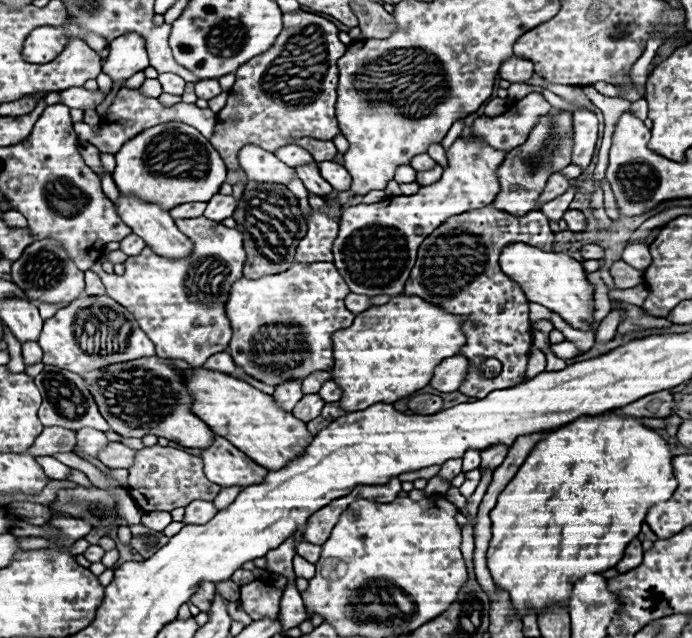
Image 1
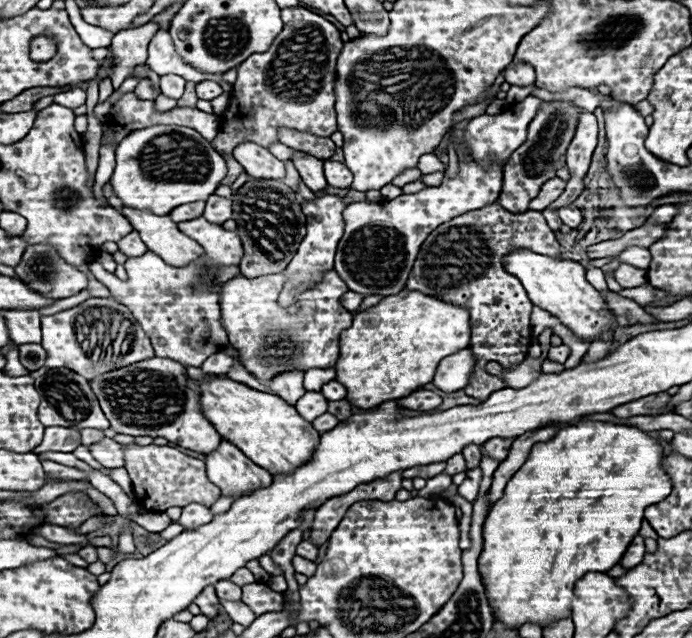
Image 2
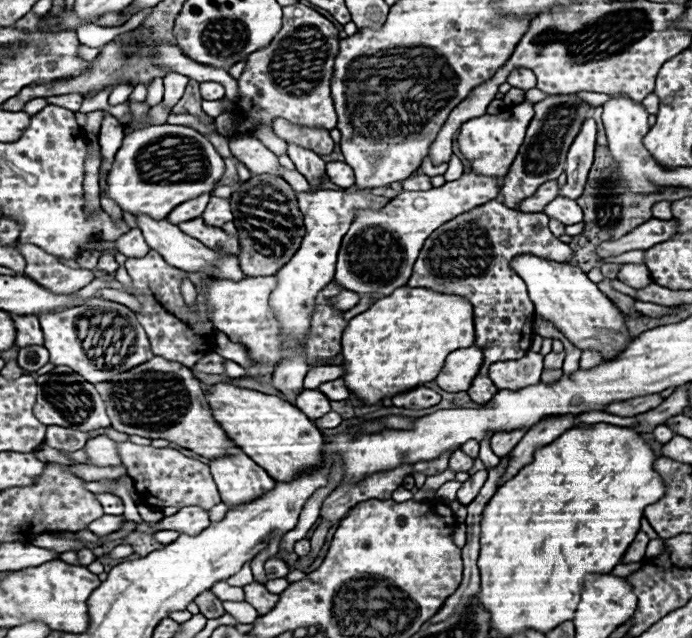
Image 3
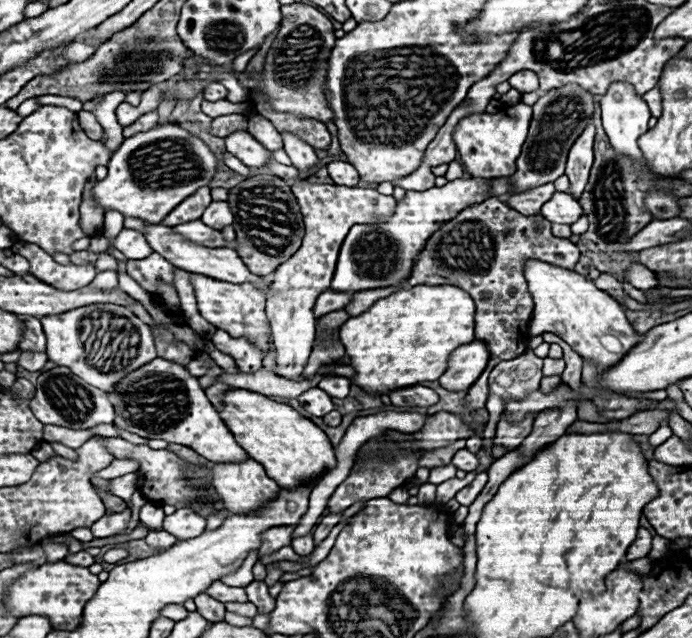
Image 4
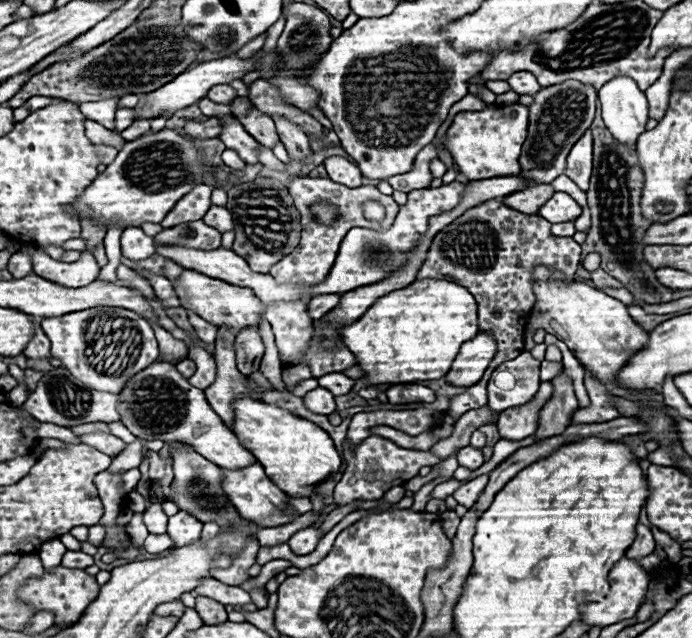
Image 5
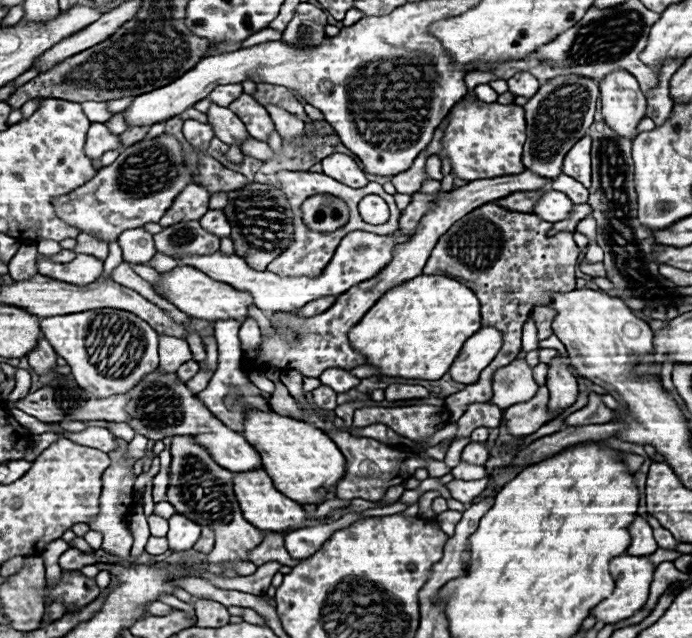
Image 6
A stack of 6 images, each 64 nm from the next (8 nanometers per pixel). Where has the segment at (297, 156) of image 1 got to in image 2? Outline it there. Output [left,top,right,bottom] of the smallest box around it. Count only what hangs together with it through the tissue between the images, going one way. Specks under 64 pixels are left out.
[268,142,292,160]

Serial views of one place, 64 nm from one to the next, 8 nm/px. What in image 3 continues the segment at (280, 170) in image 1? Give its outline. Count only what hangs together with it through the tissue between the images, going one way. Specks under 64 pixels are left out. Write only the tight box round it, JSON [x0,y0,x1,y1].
[230,134,278,174]

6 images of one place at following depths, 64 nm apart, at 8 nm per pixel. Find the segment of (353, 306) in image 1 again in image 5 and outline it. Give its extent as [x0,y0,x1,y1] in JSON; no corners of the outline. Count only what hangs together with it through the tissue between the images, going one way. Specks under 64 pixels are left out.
[308,294,340,320]

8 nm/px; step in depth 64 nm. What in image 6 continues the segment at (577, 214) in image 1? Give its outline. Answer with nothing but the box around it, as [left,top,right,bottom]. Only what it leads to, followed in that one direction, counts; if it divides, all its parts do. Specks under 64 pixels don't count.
[534,190,572,222]

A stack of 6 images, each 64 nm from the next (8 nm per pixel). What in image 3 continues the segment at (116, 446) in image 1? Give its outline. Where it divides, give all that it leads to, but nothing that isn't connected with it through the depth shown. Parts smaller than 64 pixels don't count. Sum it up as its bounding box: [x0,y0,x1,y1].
[84,436,120,466]

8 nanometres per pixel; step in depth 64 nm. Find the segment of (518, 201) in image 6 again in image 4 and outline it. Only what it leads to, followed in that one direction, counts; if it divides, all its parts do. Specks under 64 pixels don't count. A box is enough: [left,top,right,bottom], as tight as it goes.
[506,184,556,216]

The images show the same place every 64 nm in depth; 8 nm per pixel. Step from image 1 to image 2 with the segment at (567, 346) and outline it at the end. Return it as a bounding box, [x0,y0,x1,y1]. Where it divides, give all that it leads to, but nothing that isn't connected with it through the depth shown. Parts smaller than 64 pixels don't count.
[548,344,570,364]

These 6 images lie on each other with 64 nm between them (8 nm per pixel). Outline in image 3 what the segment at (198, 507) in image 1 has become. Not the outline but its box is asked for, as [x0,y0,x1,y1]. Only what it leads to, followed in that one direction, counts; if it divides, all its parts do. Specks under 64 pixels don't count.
[136,506,210,534]

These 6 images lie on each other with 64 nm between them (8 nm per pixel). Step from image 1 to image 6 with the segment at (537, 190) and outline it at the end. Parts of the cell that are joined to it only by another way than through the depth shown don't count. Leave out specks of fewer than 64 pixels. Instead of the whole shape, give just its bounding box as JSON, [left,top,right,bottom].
[522,74,598,178]

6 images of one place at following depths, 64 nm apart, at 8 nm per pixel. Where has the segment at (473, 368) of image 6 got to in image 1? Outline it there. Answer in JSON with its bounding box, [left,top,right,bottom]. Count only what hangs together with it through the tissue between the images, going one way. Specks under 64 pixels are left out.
[430,354,468,392]

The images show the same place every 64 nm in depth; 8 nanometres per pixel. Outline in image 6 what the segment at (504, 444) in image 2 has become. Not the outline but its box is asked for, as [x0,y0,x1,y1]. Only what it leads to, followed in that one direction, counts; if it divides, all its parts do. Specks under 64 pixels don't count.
[504,388,556,436]

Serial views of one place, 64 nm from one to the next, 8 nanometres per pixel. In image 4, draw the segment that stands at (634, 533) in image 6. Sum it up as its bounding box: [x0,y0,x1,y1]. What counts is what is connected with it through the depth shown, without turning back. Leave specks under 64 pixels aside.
[626,528,652,560]

